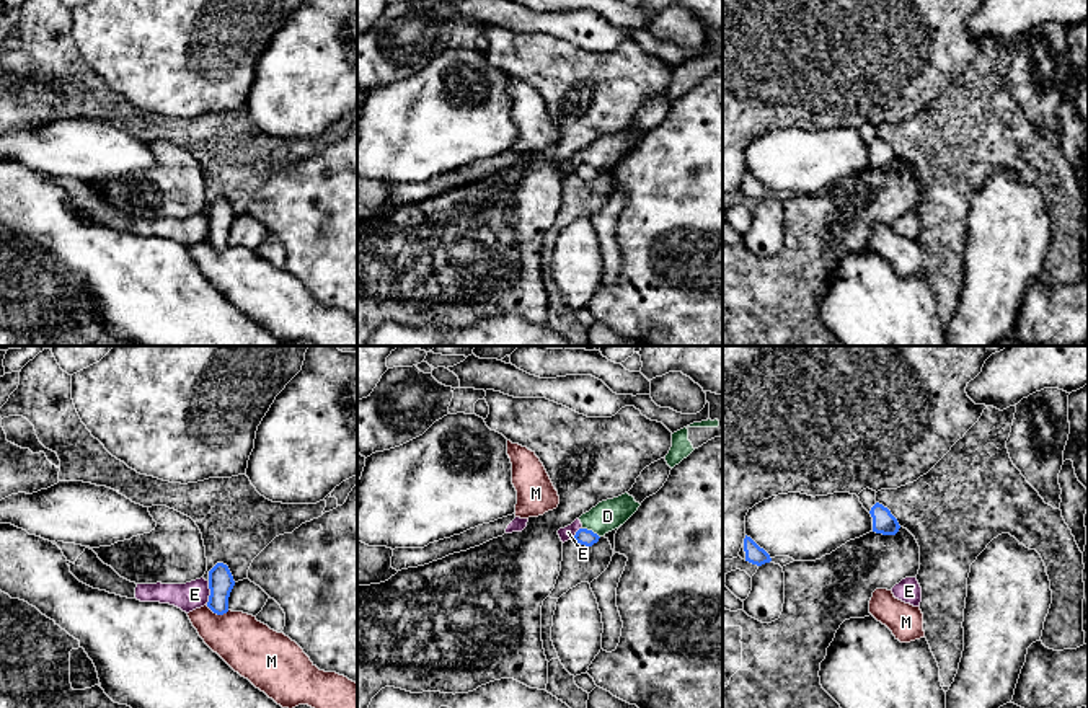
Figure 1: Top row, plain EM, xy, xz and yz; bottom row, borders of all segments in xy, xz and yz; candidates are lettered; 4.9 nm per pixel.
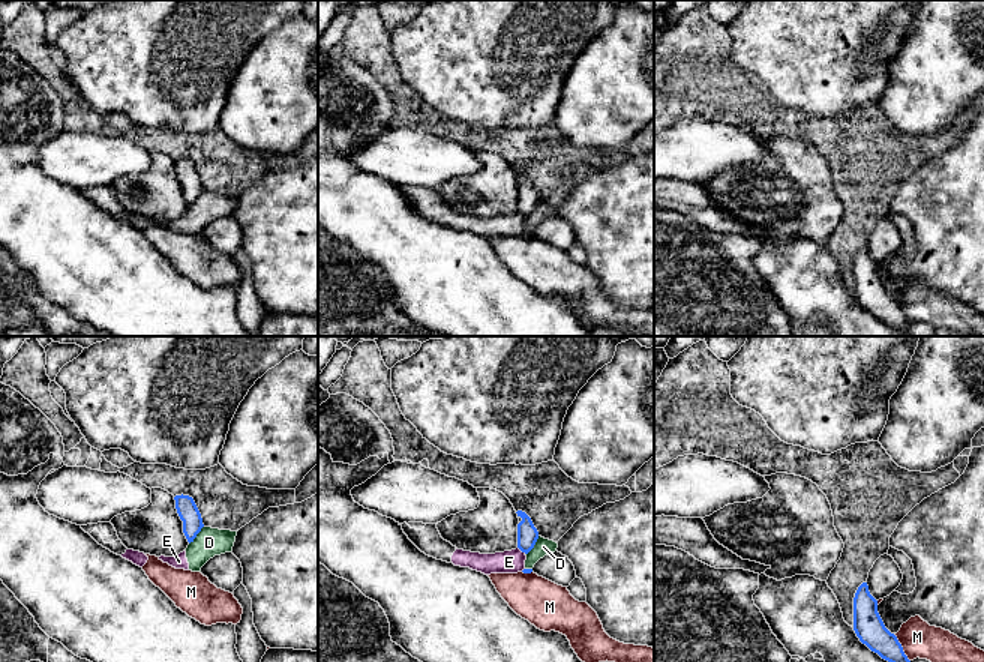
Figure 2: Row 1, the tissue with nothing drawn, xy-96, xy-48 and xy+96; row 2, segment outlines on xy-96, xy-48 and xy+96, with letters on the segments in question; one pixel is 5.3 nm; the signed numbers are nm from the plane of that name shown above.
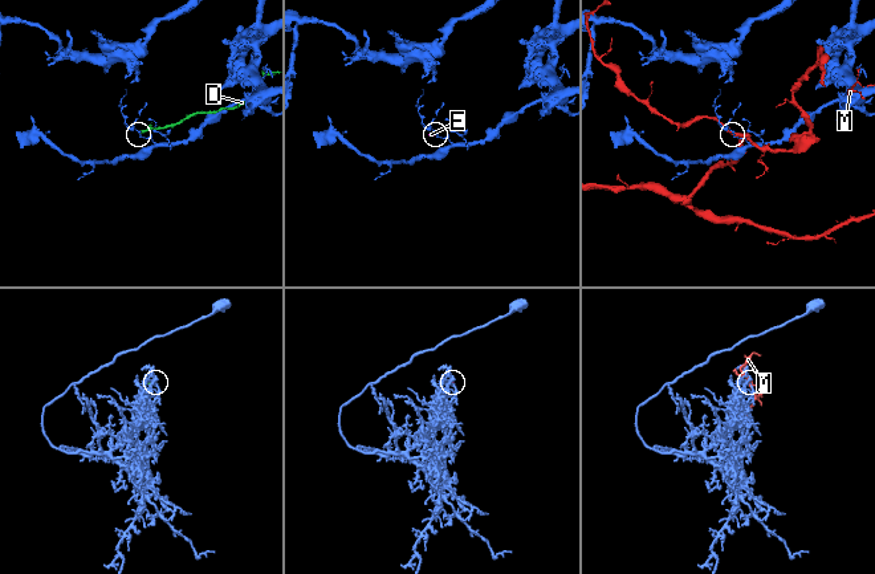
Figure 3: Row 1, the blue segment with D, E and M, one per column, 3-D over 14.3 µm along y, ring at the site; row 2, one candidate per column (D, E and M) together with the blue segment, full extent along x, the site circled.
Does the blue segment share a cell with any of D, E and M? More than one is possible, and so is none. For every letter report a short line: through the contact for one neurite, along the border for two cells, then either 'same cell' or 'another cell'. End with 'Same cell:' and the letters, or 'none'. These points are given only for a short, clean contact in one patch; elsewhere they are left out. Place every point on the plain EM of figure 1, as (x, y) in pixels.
D: another cell
E: line xy (209, 216), (209, 235), (206, 238); another cell
M: another cell
Same cell: none

